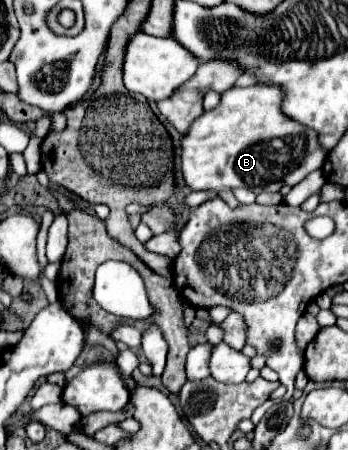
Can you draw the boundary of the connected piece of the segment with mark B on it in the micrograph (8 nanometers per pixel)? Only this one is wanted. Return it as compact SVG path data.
M272 86L224 92L216 108L192 122L180 140L180 148L180 170L190 190L248 188L256 194L280 190L285 196L291 190L289 186L320 170L326 160L320 144L316 144L316 134L280 112L280 88Z

